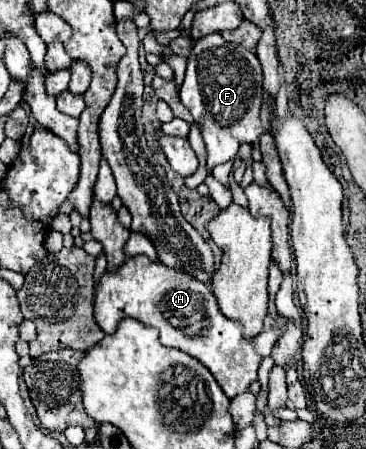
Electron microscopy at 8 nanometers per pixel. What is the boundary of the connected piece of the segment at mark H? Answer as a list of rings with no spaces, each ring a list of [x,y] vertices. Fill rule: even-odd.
[[[147,256],[129,258],[121,266],[121,270],[113,274],[105,272],[101,282],[95,288],[95,320],[105,334],[113,334],[125,316],[135,318],[143,322],[145,326],[157,328],[159,340],[163,346],[183,350],[185,354],[191,354],[193,358],[197,358],[213,374],[213,378],[217,380],[217,384],[221,386],[227,398],[235,398],[257,380],[257,368],[261,364],[261,356],[253,350],[251,340],[243,336],[243,326],[237,320],[225,318],[217,306],[217,298],[211,292],[211,288],[185,272],[167,268],[161,262],[151,262]]]

